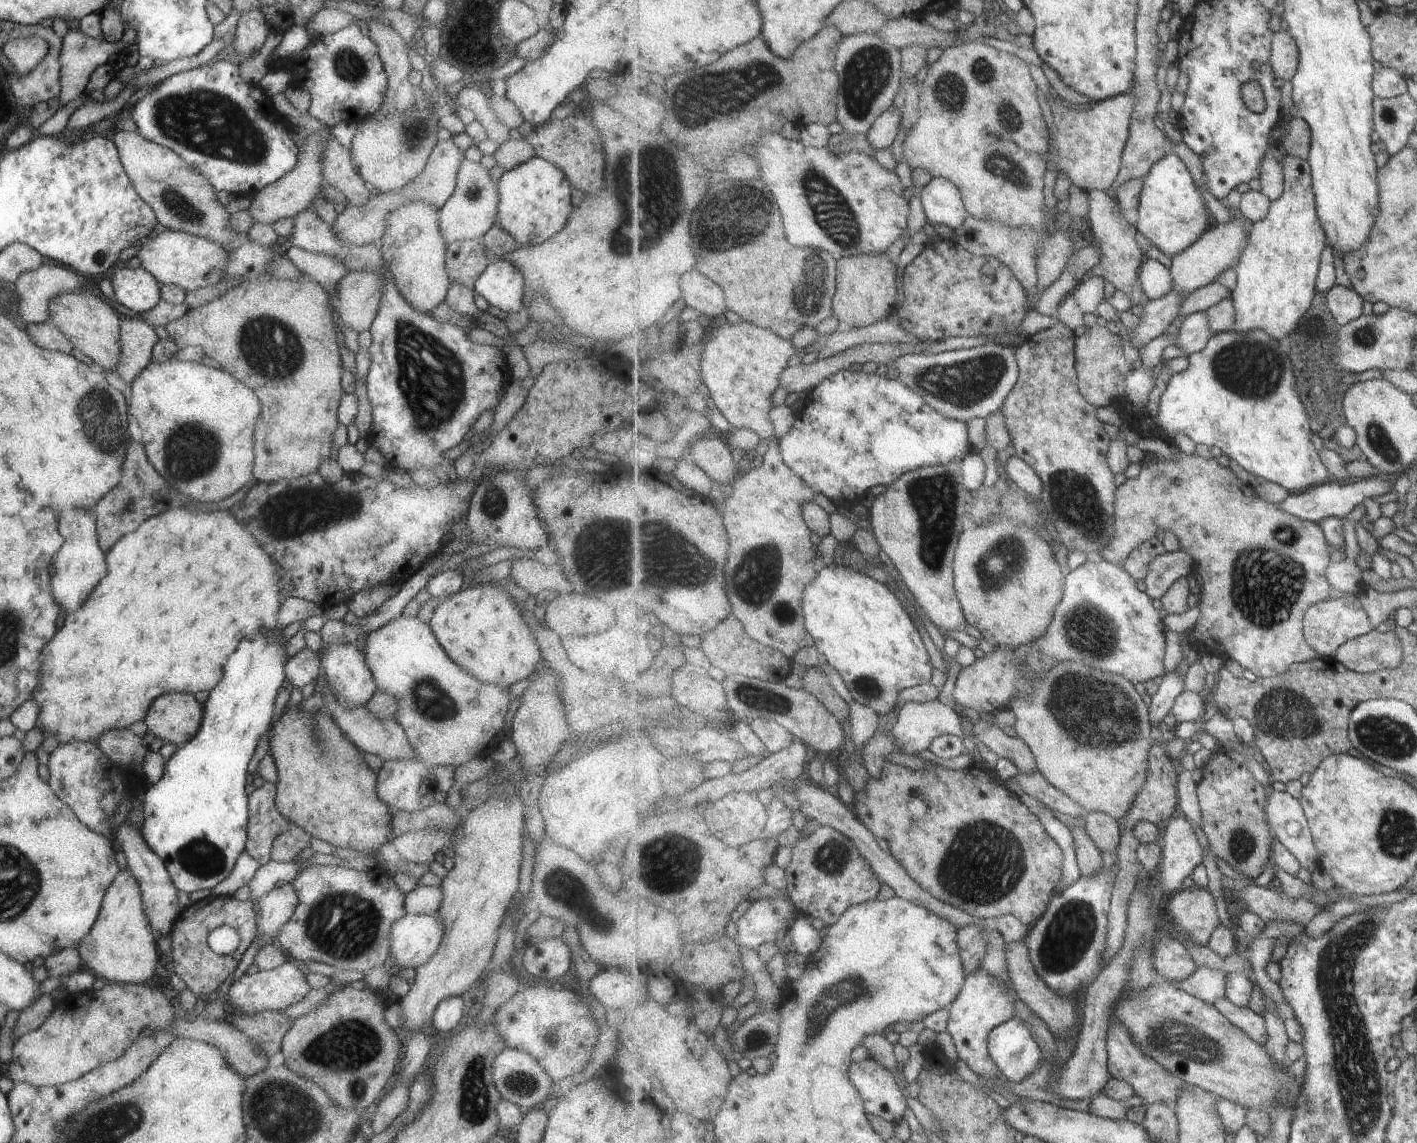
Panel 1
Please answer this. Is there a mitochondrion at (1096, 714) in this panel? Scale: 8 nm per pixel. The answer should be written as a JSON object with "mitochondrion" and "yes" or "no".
{"mitochondrion":"yes"}

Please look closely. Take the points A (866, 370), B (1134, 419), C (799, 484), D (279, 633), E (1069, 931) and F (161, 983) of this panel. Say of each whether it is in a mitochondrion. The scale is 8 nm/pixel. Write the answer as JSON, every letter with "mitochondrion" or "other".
{"A":"other","B":"other","C":"other","D":"other","E":"mitochondrion","F":"other"}

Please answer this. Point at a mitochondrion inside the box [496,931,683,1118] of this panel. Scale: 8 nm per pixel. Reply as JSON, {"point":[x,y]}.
{"point":[519,1083]}

